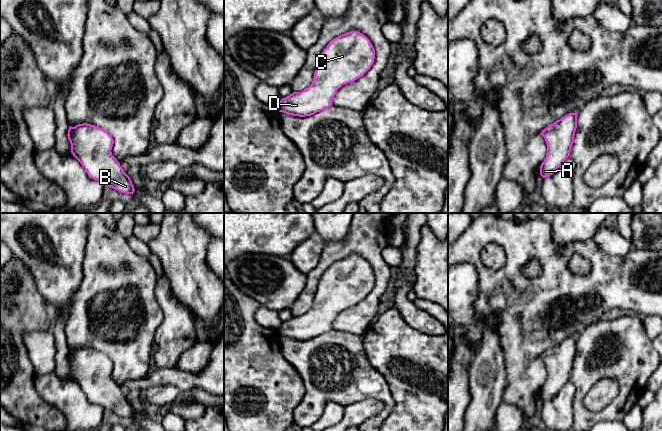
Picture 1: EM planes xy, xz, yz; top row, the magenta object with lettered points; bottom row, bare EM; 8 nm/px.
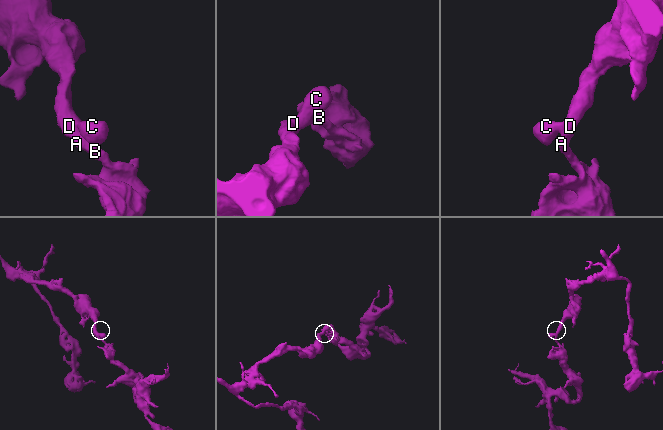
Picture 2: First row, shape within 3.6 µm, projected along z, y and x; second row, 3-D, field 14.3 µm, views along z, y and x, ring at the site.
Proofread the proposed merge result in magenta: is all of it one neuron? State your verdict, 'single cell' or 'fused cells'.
single cell

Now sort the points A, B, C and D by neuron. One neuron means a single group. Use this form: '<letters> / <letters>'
A B C D

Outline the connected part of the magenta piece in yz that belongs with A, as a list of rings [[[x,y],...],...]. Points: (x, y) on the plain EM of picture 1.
[[[569,337],[540,357],[547,368],[547,378],[540,390],[540,399],[552,399],[570,380],[577,352],[577,337]]]

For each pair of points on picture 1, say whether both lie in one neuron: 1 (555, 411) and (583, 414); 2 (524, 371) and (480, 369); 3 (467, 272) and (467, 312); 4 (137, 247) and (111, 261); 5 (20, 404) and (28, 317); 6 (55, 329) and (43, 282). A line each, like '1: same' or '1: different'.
1: different
2: different
3: same
4: different
5: same
6: different

